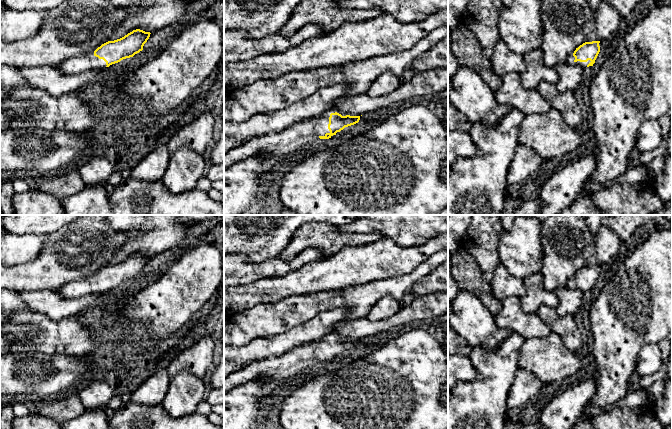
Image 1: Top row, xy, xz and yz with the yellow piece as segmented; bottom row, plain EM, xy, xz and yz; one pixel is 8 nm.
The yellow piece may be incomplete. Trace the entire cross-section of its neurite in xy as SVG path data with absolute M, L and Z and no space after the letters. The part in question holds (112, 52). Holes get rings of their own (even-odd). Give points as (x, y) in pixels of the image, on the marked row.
M140 29L133 30L120 39L102 44L94 51L93 55L83 54L66 59L57 69L64 74L79 74L88 70L102 70L142 51L150 34L150 32Z

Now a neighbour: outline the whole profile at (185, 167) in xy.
M181 147L170 155L162 182L174 195L191 191L204 176L204 170L204 156Z

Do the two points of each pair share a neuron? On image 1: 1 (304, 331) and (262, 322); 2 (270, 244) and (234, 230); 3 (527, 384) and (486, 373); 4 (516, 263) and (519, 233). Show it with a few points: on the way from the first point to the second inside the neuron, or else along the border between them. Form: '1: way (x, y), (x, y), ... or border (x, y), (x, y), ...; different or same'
1: border (313, 317), (272, 336); different
2: way (261, 242), (250, 242), (243, 236); same
3: border (519, 367), (507, 395), (506, 403); different
4: way (519, 256), (519, 240); same

